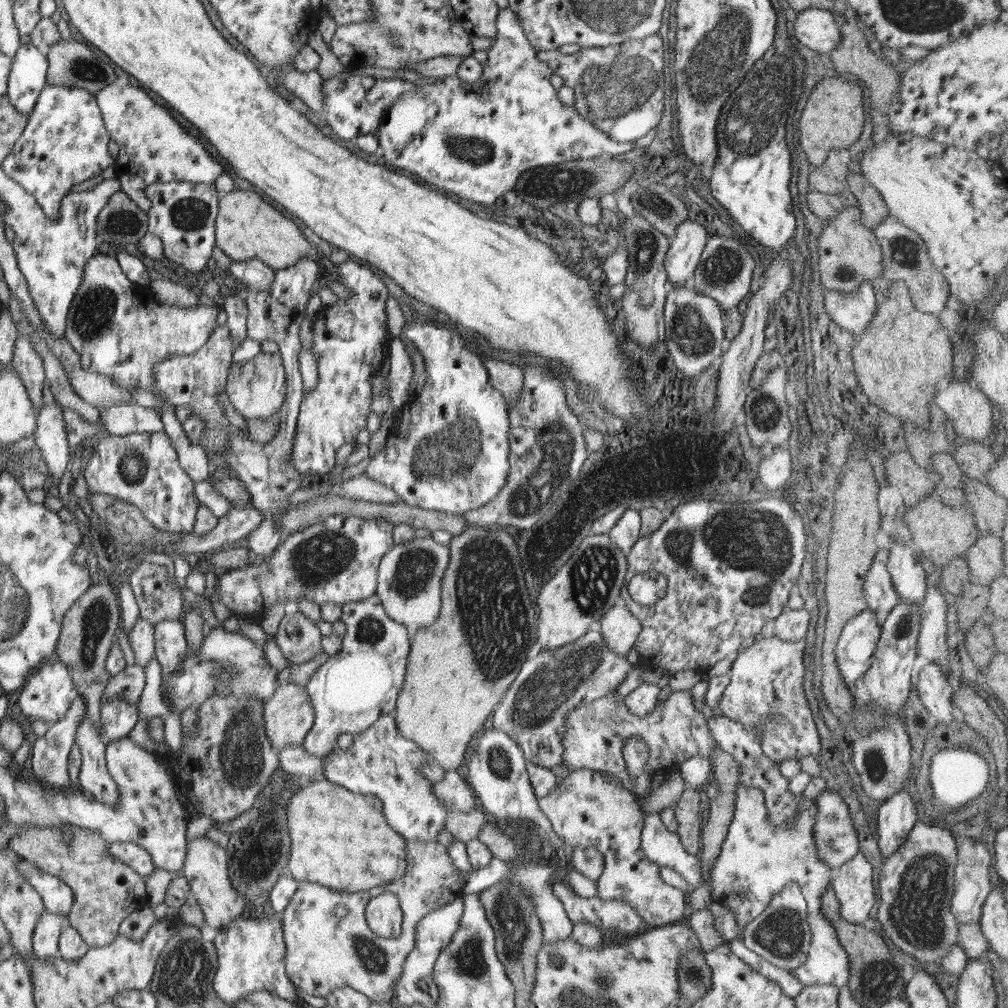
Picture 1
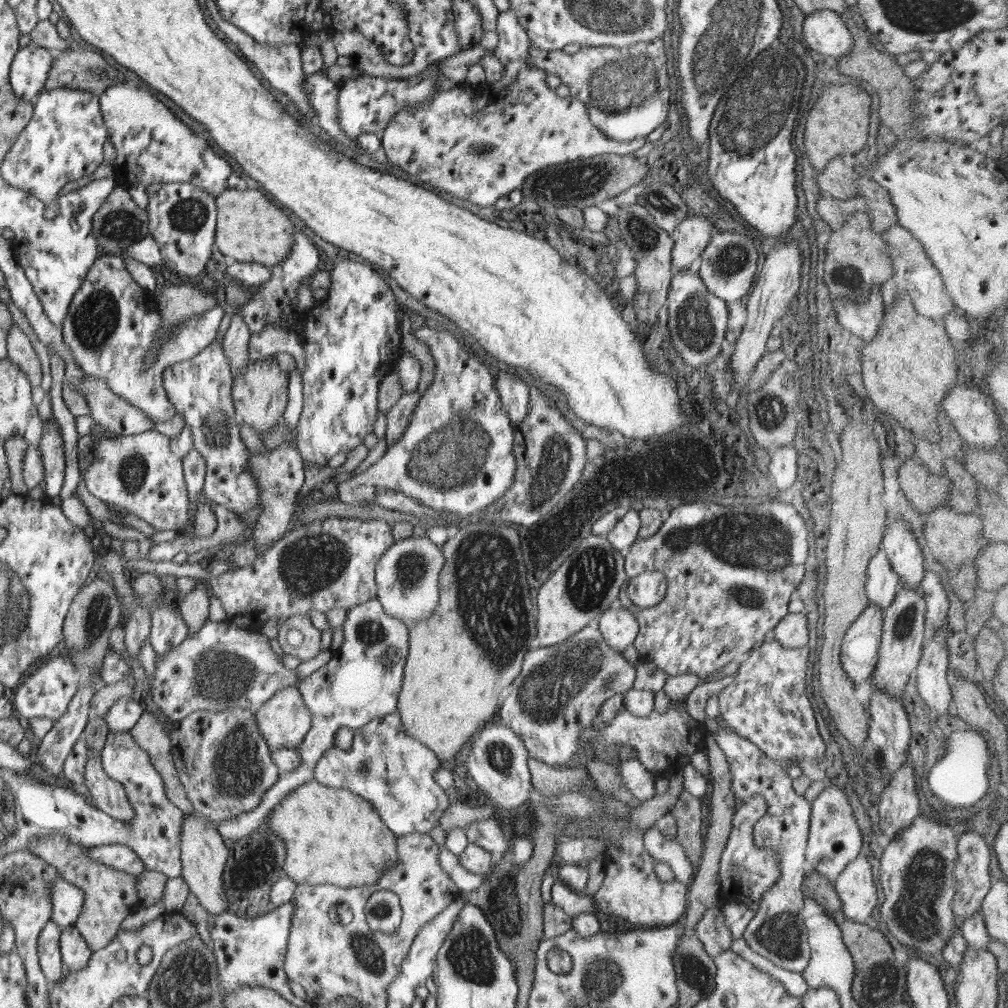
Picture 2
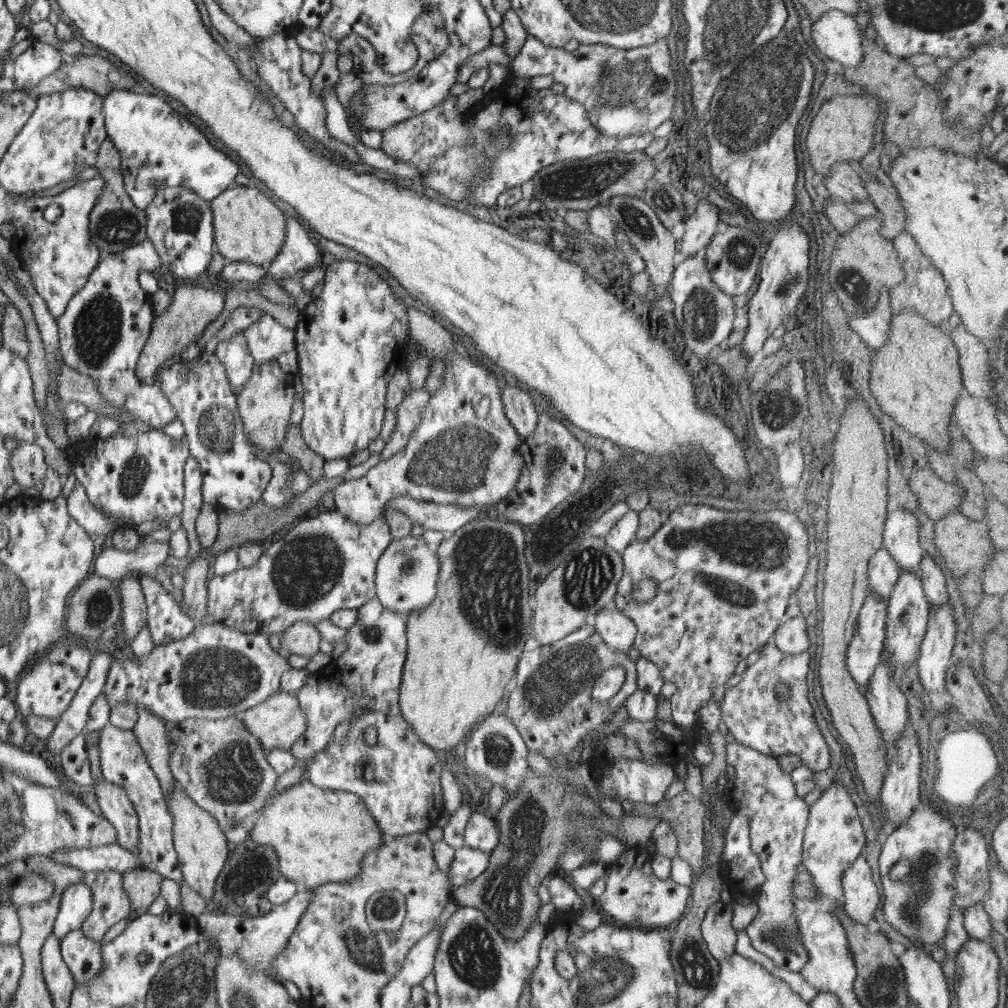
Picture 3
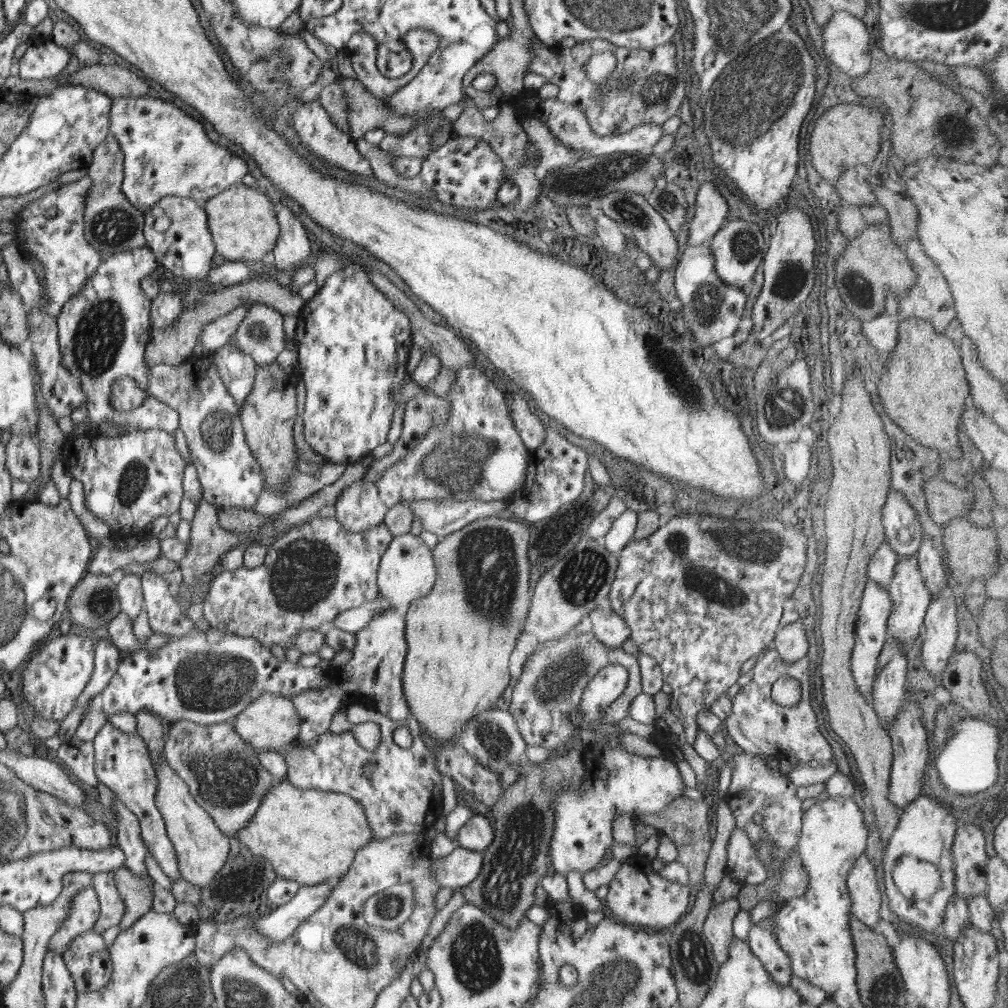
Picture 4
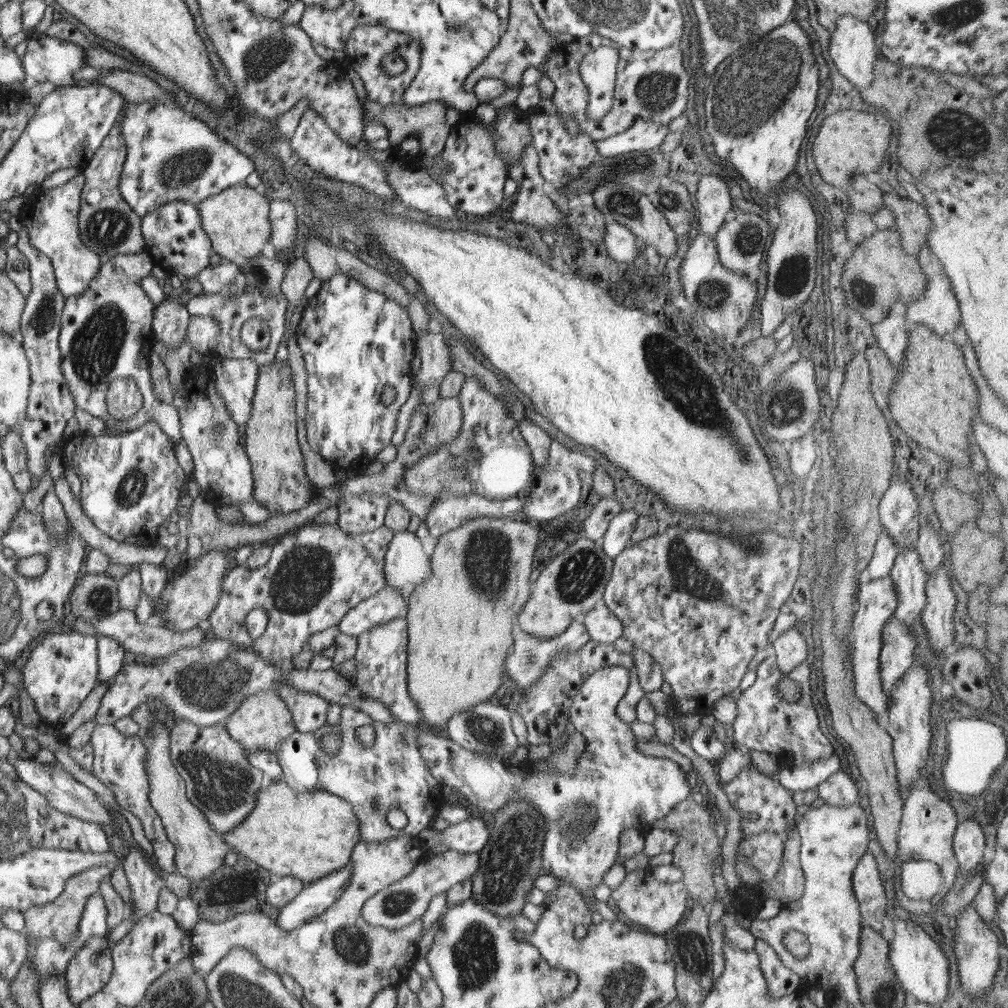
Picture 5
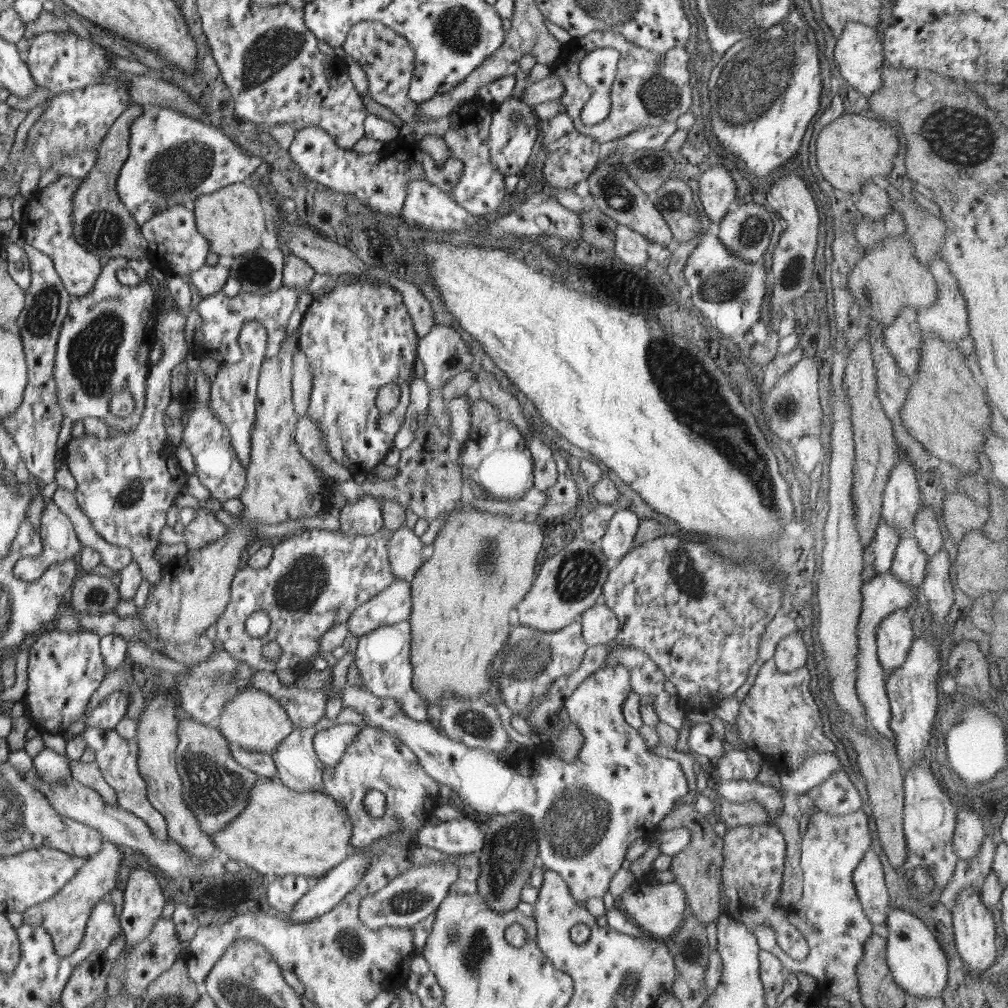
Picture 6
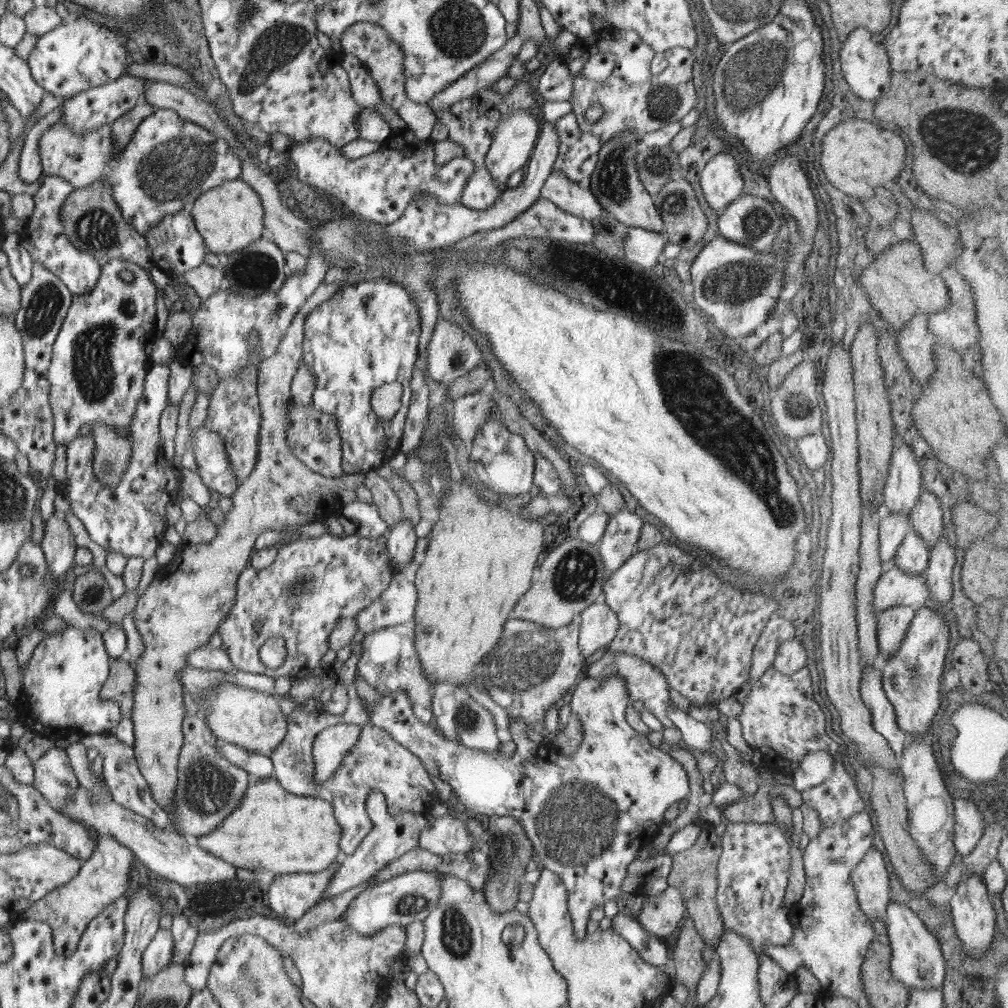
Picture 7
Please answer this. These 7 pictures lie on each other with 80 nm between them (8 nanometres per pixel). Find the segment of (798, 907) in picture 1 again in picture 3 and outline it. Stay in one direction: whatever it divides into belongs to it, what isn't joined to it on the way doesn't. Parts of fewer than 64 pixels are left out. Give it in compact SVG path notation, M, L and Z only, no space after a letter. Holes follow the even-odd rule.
M726 742L726 762L728 782L726 795L729 808L734 814L744 815L750 819L749 837L753 851L759 856L761 867L765 874L765 881L760 886L760 893L757 899L759 911L757 917L744 929L750 938L751 945L764 954L778 968L799 972L808 960L806 948L800 943L800 934L796 927L794 917L793 901L796 899L793 894L792 885L795 879L798 865L802 864L802 845L804 842L804 831L808 824L809 806L803 798L798 796L795 789L795 782L790 773L785 773L778 765L778 759L770 755L760 753L754 749L743 746L742 743L729 744Z

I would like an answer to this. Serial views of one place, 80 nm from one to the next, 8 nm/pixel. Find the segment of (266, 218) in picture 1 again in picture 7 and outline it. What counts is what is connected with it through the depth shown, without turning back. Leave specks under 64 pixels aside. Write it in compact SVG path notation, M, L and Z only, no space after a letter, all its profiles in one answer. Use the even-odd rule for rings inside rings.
M241 179L226 182L208 190L189 208L197 232L202 235L207 251L215 255L231 255L244 251L262 236L263 210L258 192Z

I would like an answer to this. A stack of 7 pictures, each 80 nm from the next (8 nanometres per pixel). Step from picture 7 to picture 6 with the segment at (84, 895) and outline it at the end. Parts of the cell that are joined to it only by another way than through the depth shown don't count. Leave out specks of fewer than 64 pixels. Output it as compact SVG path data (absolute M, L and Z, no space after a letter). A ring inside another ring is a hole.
M103 841L102 849L90 857L87 864L80 868L60 892L50 900L31 906L22 912L23 922L35 927L44 927L54 940L53 944L58 955L64 957L72 955L80 947L92 909L99 902L108 900L109 893L117 888L120 864L122 864L122 850L113 842Z

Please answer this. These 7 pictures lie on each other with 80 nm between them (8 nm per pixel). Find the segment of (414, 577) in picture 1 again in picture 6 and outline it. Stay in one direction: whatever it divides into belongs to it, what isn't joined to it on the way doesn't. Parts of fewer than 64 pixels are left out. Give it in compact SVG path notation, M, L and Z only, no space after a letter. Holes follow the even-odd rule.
M406 526L393 532L388 543L388 552L394 578L408 578L419 571L420 565L423 563L422 545L420 537Z

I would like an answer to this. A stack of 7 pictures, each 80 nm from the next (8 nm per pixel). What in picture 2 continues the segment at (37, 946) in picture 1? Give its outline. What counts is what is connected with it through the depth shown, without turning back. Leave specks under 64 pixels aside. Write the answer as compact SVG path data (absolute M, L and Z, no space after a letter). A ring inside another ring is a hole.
M50 920L39 936L39 963L49 983L65 977L59 946L60 935L59 926Z

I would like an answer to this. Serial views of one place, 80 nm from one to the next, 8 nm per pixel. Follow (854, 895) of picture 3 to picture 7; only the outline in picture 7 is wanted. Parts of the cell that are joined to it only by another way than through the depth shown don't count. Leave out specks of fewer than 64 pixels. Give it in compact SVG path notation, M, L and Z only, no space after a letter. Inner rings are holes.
M872 847L850 873L860 908L868 917L884 920L887 904L892 900L890 880L882 853Z

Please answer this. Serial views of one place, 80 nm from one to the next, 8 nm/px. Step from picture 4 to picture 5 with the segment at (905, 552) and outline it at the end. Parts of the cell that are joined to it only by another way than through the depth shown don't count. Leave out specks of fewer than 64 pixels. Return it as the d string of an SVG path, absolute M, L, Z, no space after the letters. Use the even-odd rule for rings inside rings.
M896 471L893 475L888 490L882 495L879 521L900 551L904 547L914 546L918 540L922 515L908 480L900 478L898 473Z

